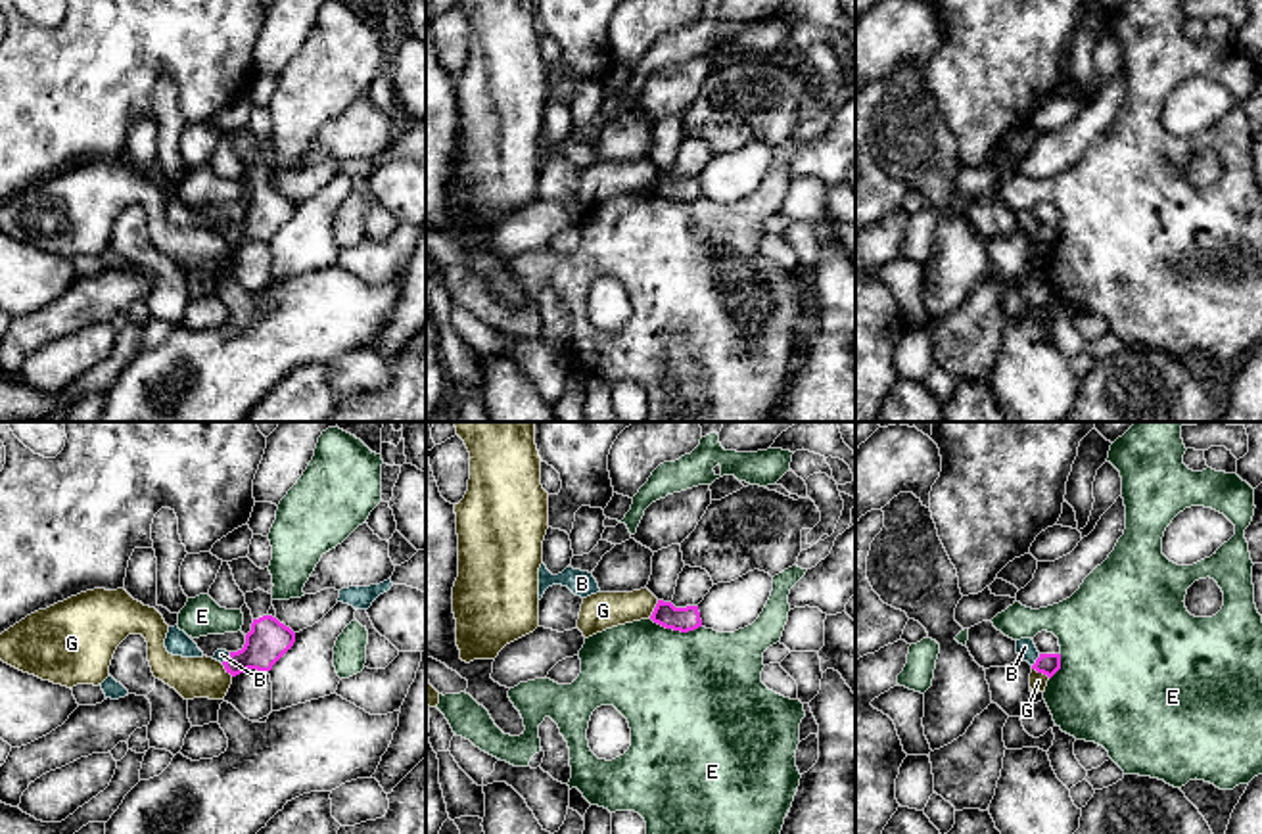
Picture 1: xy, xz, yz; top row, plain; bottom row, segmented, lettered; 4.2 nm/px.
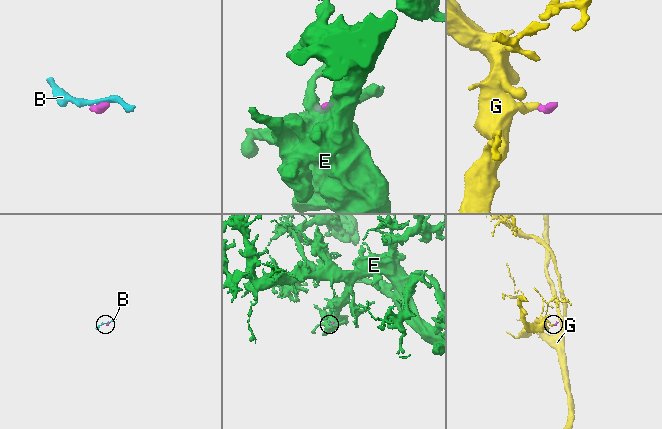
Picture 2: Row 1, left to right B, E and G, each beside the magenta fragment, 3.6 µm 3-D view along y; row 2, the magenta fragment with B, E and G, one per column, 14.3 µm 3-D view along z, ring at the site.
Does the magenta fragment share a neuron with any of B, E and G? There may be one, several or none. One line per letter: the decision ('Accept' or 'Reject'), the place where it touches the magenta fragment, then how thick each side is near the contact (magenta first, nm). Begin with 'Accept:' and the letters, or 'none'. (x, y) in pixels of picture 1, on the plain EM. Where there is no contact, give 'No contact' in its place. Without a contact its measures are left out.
Accept: none
B: Reject. Touches magenta at yz (1036, 231). Thickness 90 nm (magenta) against 80 nm
E: Reject. Touches magenta at xz (676, 200). Thickness 100 nm (magenta) against 480 nm
G: Reject. Touches magenta at xz (654, 181). Thickness 100 nm (magenta) against 160 nm

